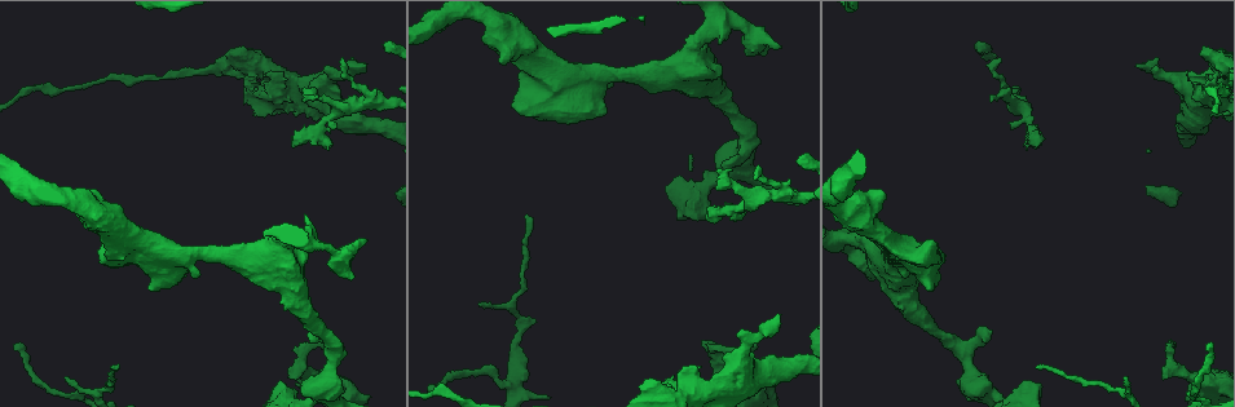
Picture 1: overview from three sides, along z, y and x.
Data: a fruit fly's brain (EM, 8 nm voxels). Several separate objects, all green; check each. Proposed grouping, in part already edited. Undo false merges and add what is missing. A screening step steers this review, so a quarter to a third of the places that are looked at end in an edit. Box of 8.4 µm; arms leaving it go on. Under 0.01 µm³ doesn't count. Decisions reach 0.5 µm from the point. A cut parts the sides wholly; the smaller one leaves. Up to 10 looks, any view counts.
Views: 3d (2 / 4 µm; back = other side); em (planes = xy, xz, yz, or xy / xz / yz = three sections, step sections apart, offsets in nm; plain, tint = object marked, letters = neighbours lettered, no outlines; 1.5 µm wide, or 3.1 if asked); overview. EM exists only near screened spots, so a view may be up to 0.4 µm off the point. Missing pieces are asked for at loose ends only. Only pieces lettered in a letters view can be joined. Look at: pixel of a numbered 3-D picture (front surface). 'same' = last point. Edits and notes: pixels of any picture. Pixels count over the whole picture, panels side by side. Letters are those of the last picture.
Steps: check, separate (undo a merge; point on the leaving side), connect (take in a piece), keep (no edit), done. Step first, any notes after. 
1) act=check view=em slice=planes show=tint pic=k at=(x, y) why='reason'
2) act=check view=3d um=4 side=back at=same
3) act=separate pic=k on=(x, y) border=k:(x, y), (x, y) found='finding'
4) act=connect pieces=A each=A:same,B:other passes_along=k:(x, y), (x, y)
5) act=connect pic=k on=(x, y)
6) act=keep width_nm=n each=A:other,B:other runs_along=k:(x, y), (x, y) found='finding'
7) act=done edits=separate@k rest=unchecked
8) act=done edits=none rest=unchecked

act=check view=em slice=yz step=8 show=tint pic=1 at=(526, 217) why='free end'

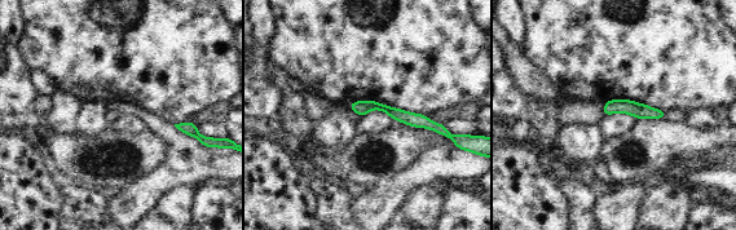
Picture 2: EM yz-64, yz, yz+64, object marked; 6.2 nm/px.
act=check view=em slice=planes show=letters at=same

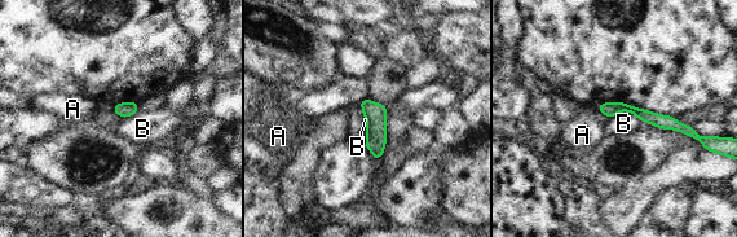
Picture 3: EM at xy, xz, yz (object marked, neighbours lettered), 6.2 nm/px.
act=keep width_nm=100 each=A:other,B:other border=3:(366, 96), (357, 104) found='none of them fits'

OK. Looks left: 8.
act=check view=em slice=xy step=8 show=letters pic=1 at=(161, 287) why='an open end'

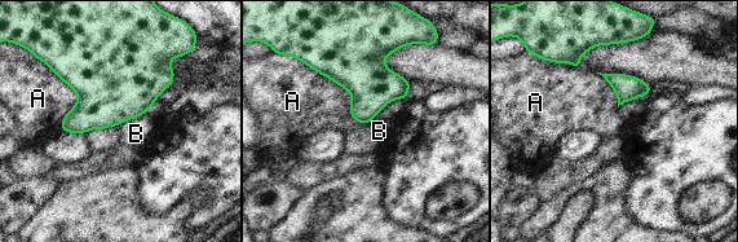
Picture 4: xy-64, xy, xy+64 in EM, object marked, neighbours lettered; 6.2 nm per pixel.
act=keep longest_contact=A:650nm each=A:other,B:other border=4:(283, 54), (341, 86), (361, 123) found='none of them fits'

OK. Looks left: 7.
act=check view=3d um=4 pic=1 at=(351, 281) why='free end'

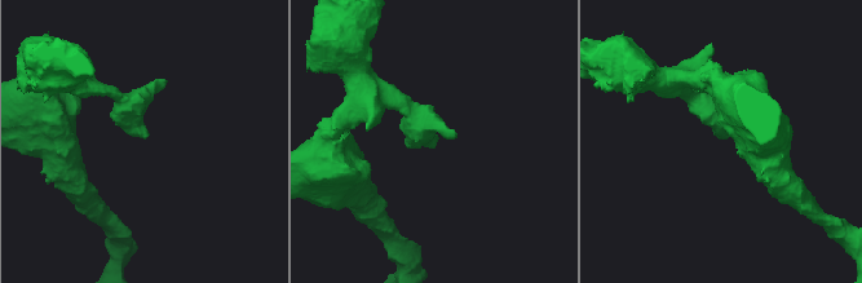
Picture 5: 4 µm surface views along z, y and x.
act=check view=em slice=planes show=letters pic=5 at=(144, 136)

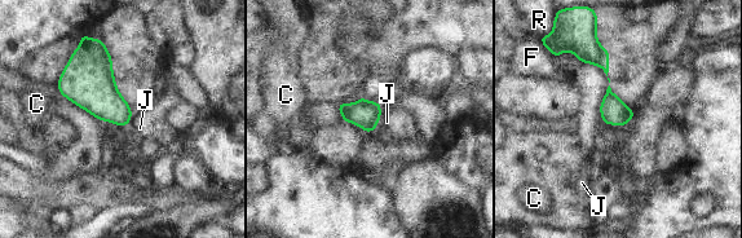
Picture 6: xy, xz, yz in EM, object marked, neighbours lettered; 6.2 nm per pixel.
act=keep each=C:other,F:other,J:other,R:other border=6:(133, 115), (126, 126) found='none of them fits'

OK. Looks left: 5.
act=check view=em slice=planes show=letters pic=1 at=(481, 301) why='tapers out'

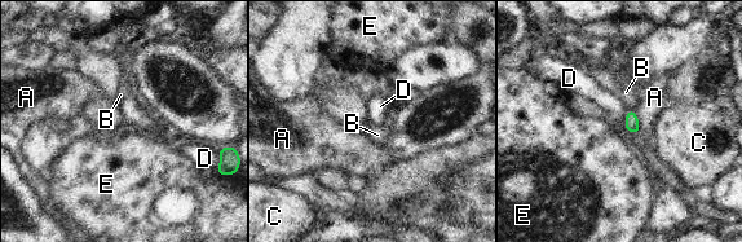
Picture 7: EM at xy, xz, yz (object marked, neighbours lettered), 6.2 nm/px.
act=keep width_nm=90 each=A:other,B:other,C:other,D:other,E:other border=7:(627, 109), (622, 124) found='none of them fits'

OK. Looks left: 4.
act=done edits=none rest=unchecked

